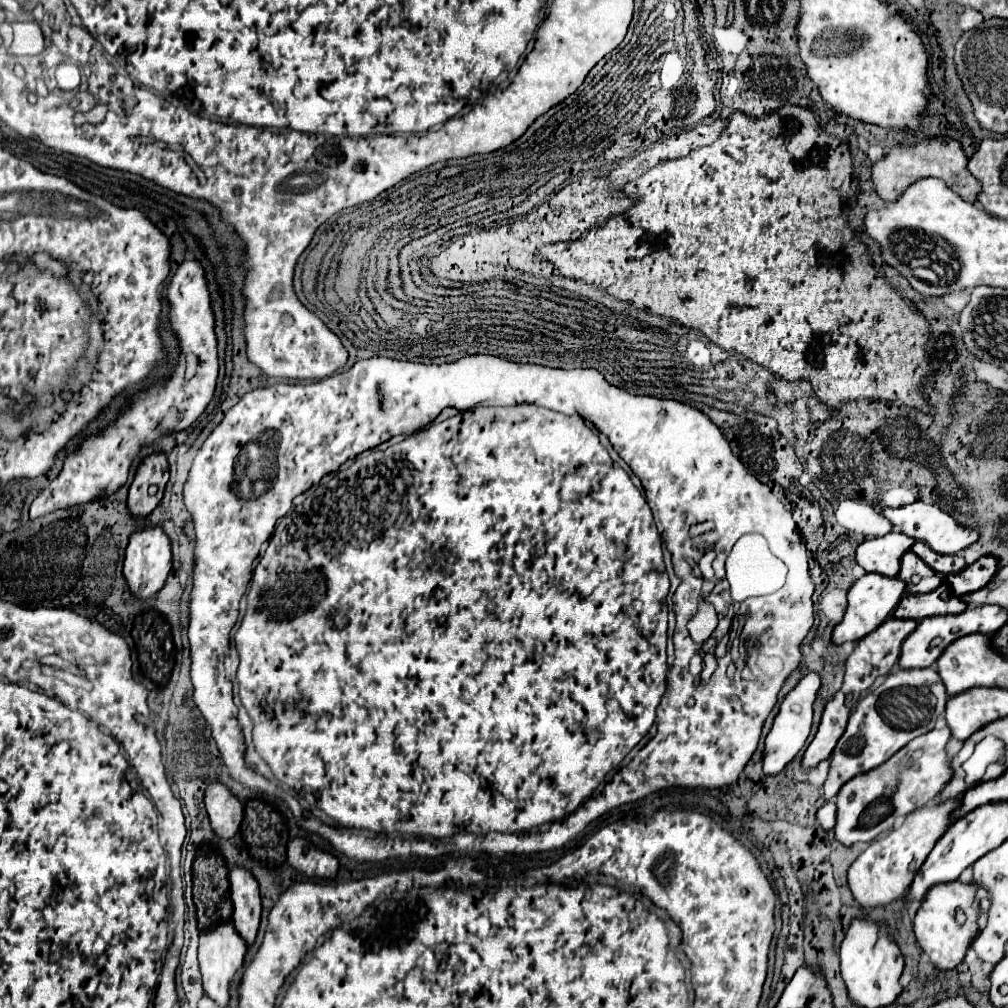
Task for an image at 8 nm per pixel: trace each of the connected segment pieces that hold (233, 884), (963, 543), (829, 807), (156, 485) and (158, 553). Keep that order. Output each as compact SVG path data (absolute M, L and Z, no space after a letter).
M234 868L230 872L230 894L234 902L232 922L236 932L242 940L248 942L248 946L254 944L256 932L260 928L260 892L258 882L252 878L252 874L244 868Z
M922 500L912 502L908 506L900 506L900 508L884 508L882 514L894 524L896 530L900 530L902 534L914 538L916 542L918 540L926 542L938 554L956 554L956 552L964 550L966 546L970 546L979 538L978 531L958 526L950 514L946 514L938 506L926 504Z
M826 802L826 804L816 812L816 820L820 822L822 828L832 828L832 826L834 826L834 818L836 818L836 804L834 804L834 802Z
M152 454L148 456L130 486L128 494L128 510L132 518L140 520L146 518L162 500L164 486L168 482L168 470L166 470L166 456L164 454Z
M160 528L138 530L136 534L130 536L130 544L126 548L126 560L124 560L124 578L126 578L134 598L146 600L146 598L154 596L164 586L170 568L172 568L170 540Z

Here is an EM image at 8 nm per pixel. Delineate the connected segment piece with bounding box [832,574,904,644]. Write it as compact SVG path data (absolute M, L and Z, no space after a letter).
M864 574L858 578L850 590L848 590L848 608L844 618L834 626L832 630L832 642L844 644L844 642L856 642L876 630L898 606L900 598L904 594L904 582L898 578L886 578L882 574Z

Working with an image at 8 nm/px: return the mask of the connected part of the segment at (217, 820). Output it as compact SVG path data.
M212 784L206 790L206 810L210 826L220 840L230 840L238 834L244 818L244 806L230 790L226 790L226 786Z

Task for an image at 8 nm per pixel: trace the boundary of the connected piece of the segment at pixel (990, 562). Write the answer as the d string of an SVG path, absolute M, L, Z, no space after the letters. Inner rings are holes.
M984 556L984 558L976 560L974 564L966 566L964 570L960 570L958 574L948 574L946 582L954 590L954 594L962 596L962 594L970 594L978 588L984 588L996 570L998 570L996 558Z

